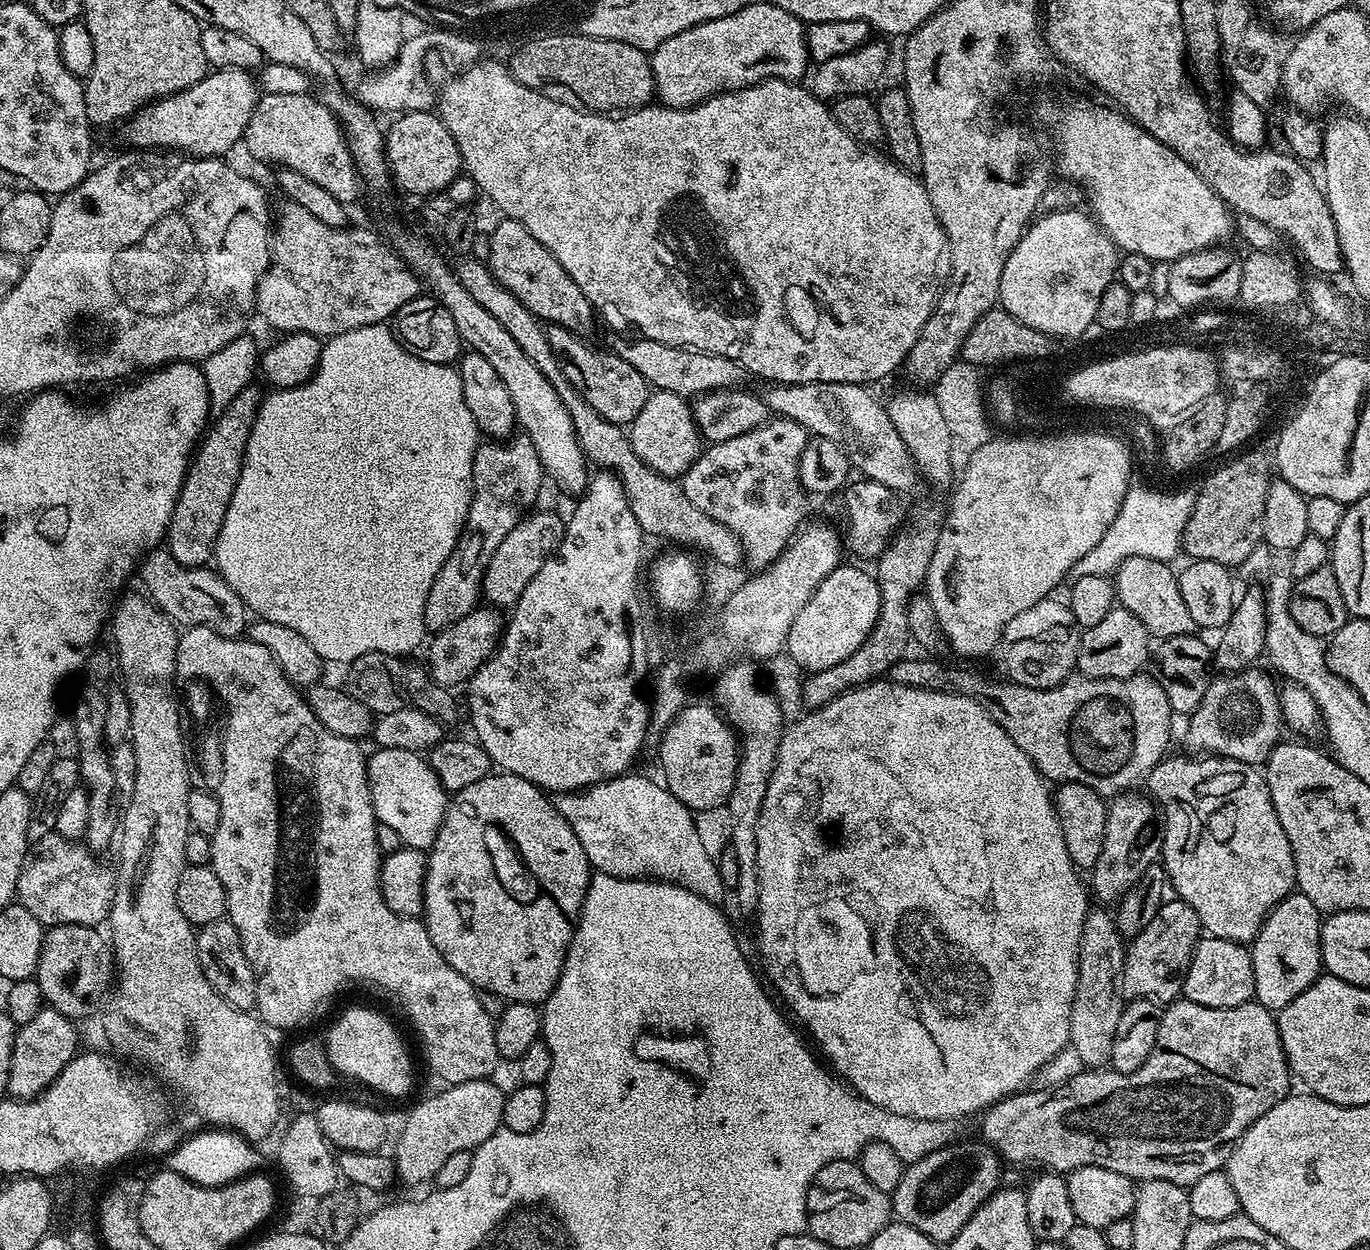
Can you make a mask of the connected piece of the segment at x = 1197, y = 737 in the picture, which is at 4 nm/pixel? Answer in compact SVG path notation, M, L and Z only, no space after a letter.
M1260 666L1242 672L1220 674L1209 683L1202 702L1187 717L1188 744L1196 754L1225 756L1238 762L1263 765L1277 744L1281 743L1280 694Z

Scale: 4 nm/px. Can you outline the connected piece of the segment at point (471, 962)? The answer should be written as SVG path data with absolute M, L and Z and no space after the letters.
M501 771L466 786L466 790L455 793L449 799L448 808L444 811L444 821L427 858L422 919L428 927L430 942L438 946L438 954L442 954L442 958L446 958L446 962L450 962L450 966L454 966L454 970L458 970L458 974L462 974L462 978L469 980L480 992L493 992L504 1001L514 1004L543 1005L555 990L564 969L564 959L568 957L568 949L572 946L572 933L576 931L580 911L588 893L588 884L594 875L594 869L586 858L586 850L582 850L582 842L578 842L574 830L570 830L570 822L566 822L566 818L558 814L555 803L535 784L521 776L513 776L511 772Z

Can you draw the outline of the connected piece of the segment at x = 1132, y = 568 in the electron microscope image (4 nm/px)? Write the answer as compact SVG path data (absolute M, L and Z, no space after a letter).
M1127 556L1114 569L1114 587L1119 607L1130 610L1134 618L1146 626L1149 637L1157 641L1179 636L1191 636L1197 631L1194 618L1186 611L1186 602L1182 602L1180 580L1171 572L1163 560Z

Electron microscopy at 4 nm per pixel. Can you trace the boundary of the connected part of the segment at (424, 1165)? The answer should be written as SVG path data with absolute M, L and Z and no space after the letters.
M491 1079L475 1080L474 1082L462 1082L445 1087L445 1092L440 1092L437 1096L432 1096L429 1100L424 1100L408 1116L408 1121L404 1124L404 1129L400 1132L400 1137L396 1140L396 1174L401 1181L408 1184L420 1184L423 1180L431 1181L438 1174L438 1169L450 1154L459 1152L472 1152L490 1134L494 1134L504 1123L504 1098L505 1089L500 1089L498 1085L492 1084Z

